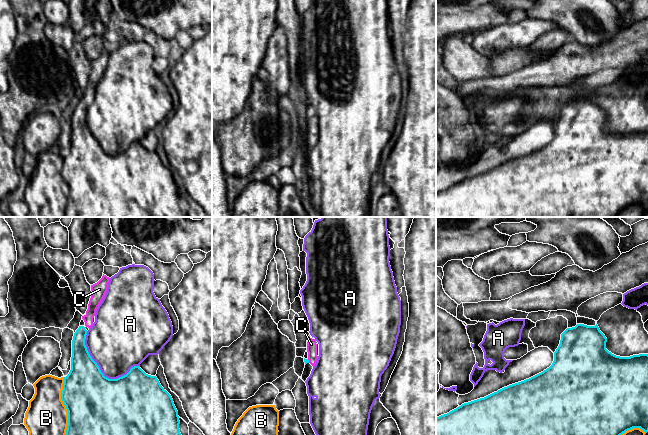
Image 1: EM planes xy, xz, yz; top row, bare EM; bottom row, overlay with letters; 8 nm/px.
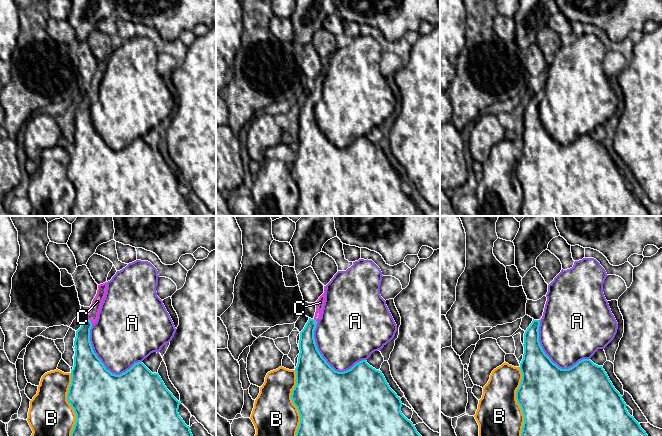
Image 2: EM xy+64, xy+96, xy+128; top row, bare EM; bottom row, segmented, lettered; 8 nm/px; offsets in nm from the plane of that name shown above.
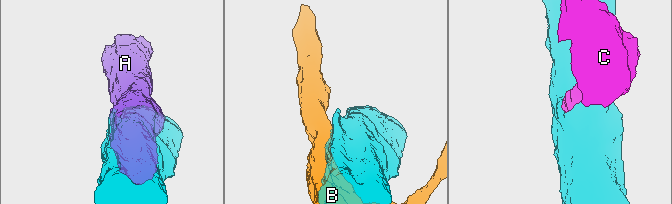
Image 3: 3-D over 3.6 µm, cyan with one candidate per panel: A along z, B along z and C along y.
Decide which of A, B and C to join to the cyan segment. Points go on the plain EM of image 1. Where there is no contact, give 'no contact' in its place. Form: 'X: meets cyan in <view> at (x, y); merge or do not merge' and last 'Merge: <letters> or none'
A: meets cyan in xy at (100, 147); do not merge
B: meets cyan in xy at (66, 184); do not merge
C: meets cyan in xz at (308, 137); merge
Merge: C

